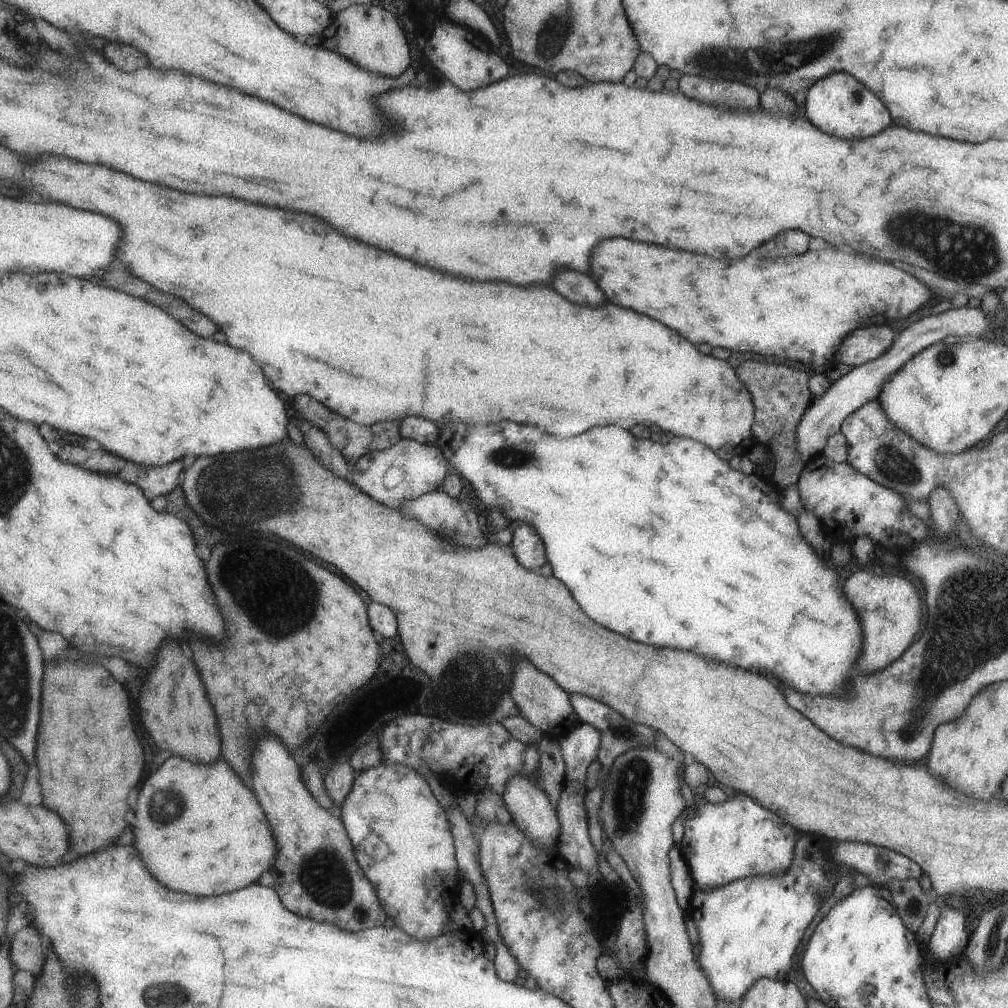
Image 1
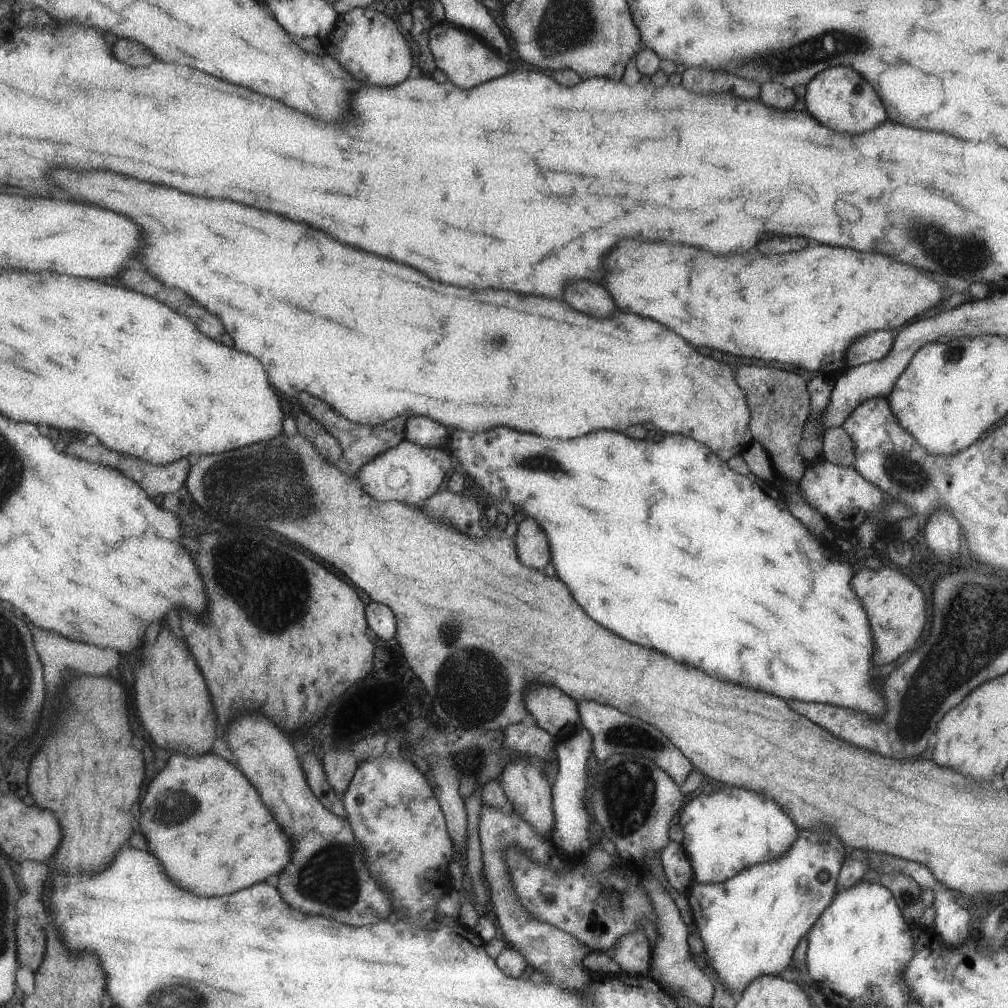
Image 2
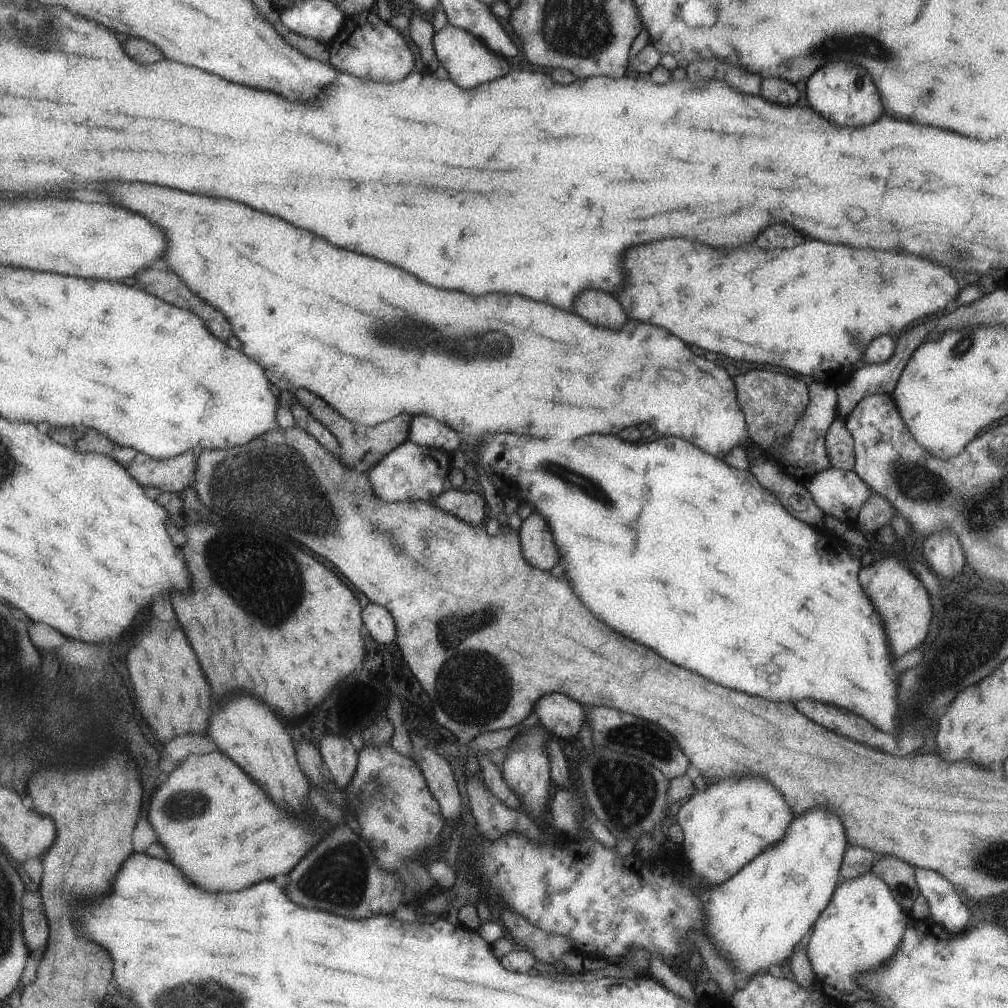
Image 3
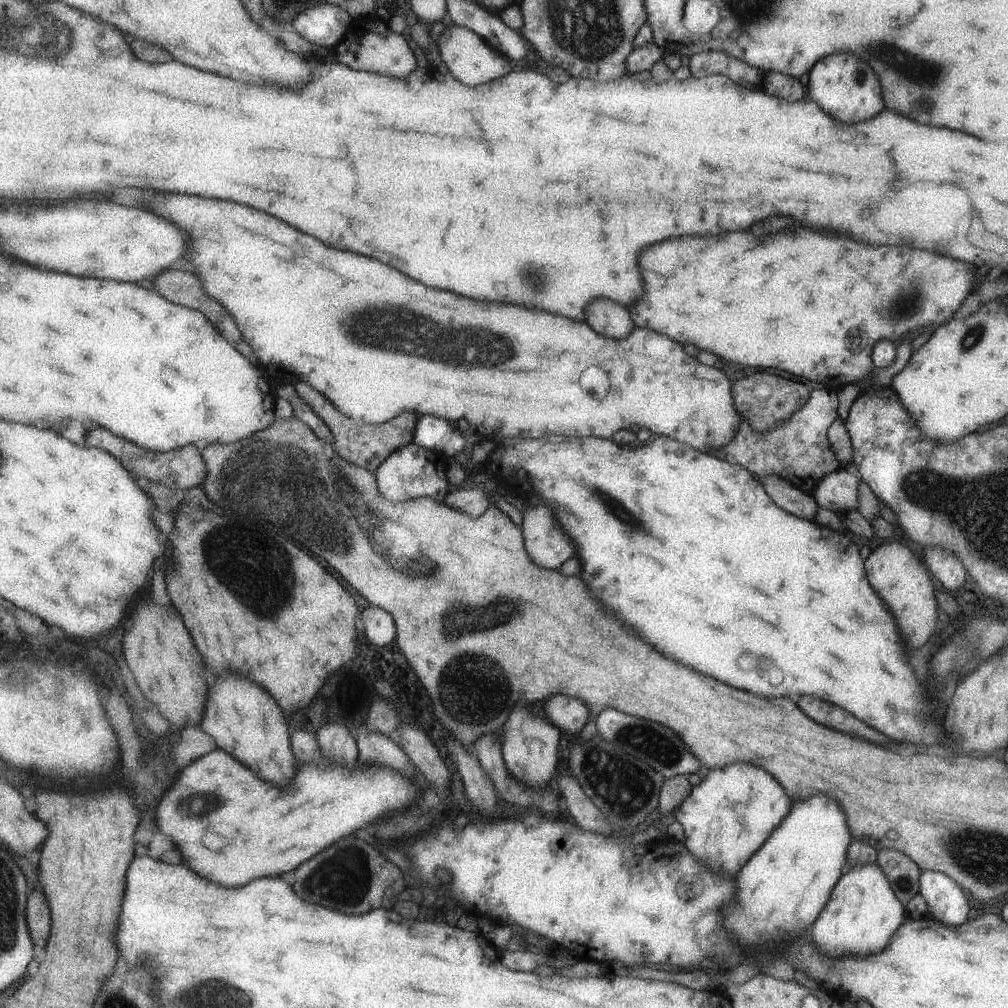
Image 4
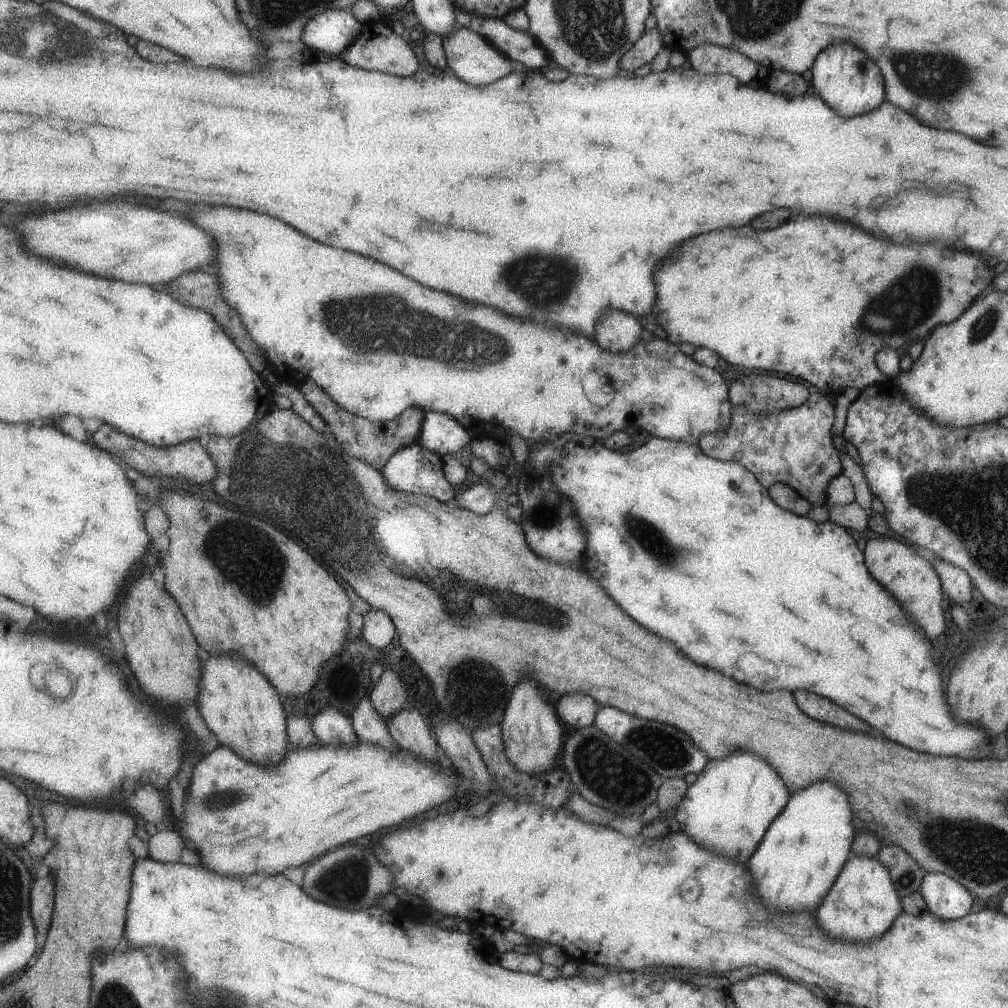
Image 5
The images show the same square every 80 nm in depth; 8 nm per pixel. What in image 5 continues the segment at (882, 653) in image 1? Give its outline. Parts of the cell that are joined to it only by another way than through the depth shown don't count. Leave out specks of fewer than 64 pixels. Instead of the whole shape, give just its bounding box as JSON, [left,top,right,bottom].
[865,537,945,640]

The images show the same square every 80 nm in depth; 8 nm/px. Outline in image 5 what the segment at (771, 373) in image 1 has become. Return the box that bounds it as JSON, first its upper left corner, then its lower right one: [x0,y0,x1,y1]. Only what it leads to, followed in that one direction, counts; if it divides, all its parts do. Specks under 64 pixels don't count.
[728,374,811,413]

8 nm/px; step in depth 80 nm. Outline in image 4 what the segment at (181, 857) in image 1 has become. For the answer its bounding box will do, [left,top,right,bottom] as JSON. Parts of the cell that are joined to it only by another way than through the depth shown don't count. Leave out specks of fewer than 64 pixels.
[157,748,427,886]

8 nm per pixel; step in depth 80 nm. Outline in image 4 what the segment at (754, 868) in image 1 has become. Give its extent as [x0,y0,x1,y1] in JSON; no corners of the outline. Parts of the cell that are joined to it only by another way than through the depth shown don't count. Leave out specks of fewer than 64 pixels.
[675,764,789,872]

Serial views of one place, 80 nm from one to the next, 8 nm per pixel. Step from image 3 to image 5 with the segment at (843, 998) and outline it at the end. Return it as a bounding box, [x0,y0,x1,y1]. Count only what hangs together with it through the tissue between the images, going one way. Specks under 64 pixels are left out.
[815,854,901,942]

